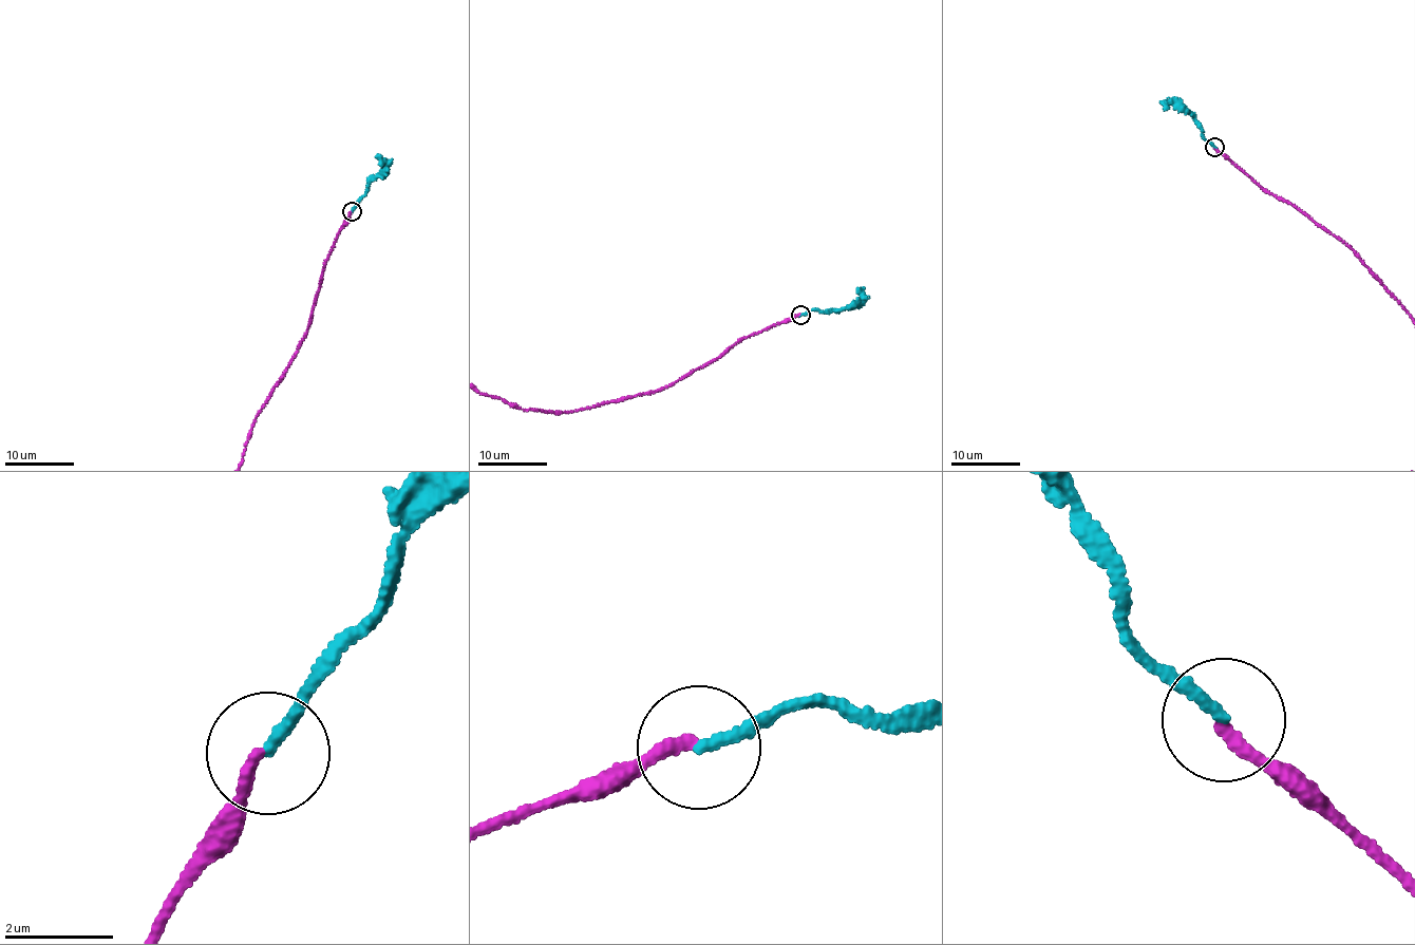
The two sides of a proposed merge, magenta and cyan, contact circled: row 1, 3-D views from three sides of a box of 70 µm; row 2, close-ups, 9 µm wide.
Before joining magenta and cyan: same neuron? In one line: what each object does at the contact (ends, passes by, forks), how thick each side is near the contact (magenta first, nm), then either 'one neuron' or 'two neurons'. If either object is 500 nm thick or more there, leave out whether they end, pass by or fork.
magenta ends | cyan ends | 200/200 nm | two neurons

